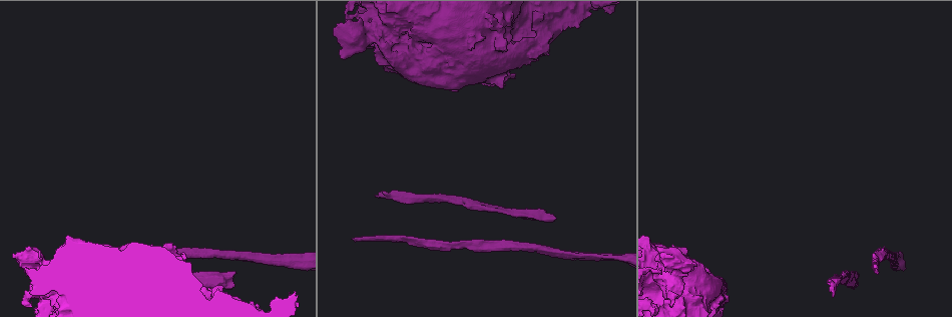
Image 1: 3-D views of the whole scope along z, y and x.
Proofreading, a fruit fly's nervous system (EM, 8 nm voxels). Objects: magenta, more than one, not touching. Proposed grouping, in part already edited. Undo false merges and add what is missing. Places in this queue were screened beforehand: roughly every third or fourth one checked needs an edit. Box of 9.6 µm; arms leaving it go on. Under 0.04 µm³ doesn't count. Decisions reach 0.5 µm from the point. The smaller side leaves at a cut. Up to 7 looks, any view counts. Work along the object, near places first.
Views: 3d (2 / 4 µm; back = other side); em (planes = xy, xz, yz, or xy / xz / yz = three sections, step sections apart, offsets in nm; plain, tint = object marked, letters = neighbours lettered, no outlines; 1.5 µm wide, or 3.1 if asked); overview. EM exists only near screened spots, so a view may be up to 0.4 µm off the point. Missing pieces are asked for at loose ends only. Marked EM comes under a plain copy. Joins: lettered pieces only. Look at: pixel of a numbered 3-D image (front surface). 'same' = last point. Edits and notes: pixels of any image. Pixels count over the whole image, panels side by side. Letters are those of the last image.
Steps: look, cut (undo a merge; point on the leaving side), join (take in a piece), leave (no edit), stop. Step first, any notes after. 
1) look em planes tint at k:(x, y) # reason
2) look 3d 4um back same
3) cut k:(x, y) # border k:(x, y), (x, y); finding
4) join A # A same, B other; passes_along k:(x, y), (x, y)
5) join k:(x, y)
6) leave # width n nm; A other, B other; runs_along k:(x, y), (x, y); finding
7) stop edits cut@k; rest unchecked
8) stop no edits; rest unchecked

look 3d 4um at 1:(876, 271) # long arm stops here

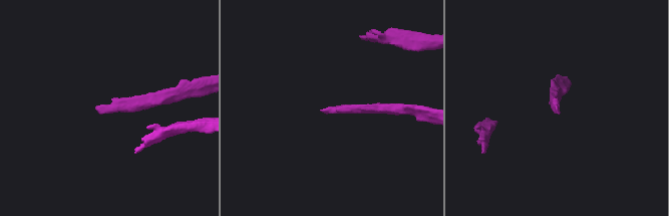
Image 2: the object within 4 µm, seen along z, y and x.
look em planes letters at 2:(557, 107) # shape alone is not enough

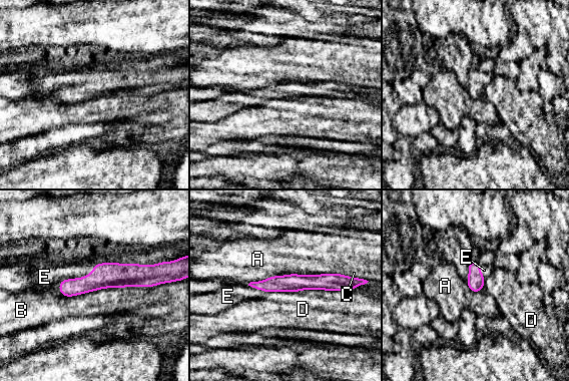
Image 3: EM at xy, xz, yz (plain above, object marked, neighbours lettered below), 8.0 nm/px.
join E # A other, B other, C other, D other, E same; passes_along 3:(107, 275), (76, 278), (45, 277); it goes on there

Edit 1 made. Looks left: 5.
look overview

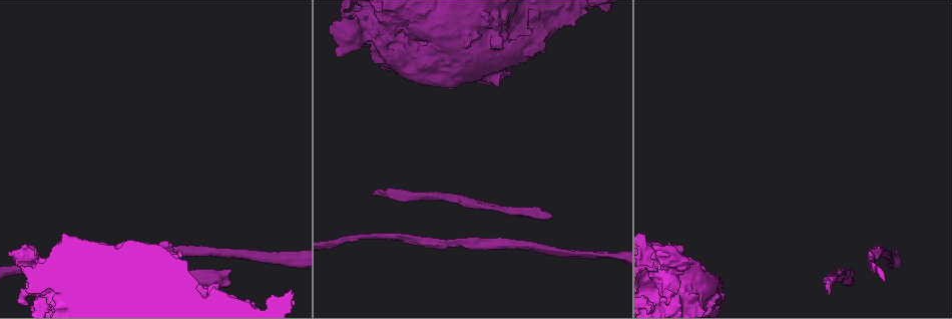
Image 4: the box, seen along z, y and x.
look em planes letters at 4:(666, 302) # thick end

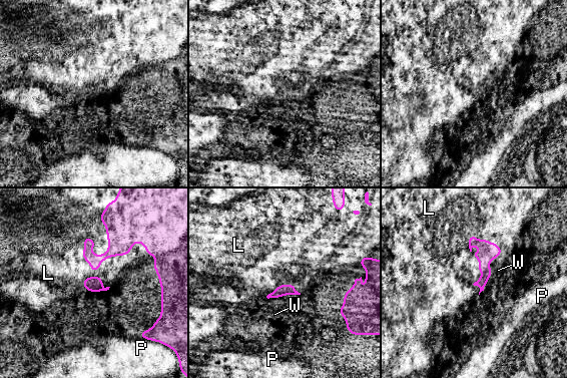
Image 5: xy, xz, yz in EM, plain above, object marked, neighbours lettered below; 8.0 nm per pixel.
leave # L other, P other, W other; border 5:(99, 215), (159, 283); none of them fits

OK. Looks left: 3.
look em xz step 8 tint at 4:(848, 277) # sudden change in width

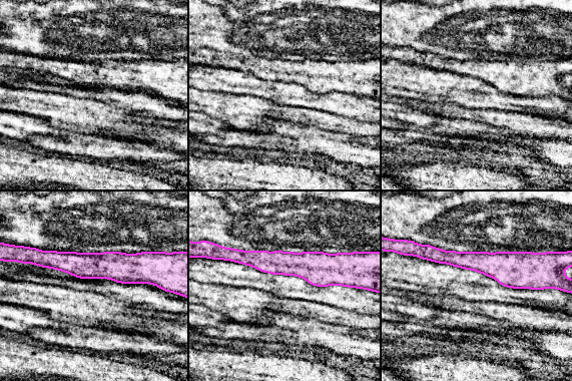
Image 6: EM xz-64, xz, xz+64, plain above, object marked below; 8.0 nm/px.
look em planes tint same # cut it another way

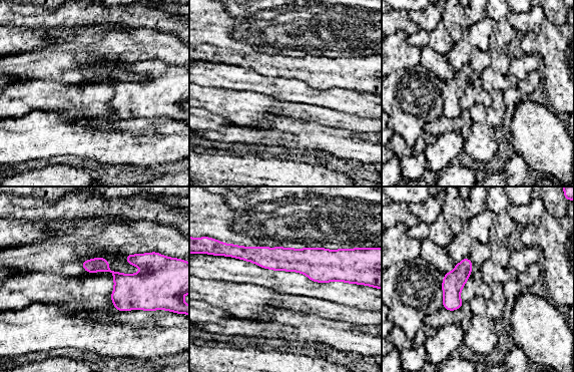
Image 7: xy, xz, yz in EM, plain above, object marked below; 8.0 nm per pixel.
look em planes letters same # see the neighbours

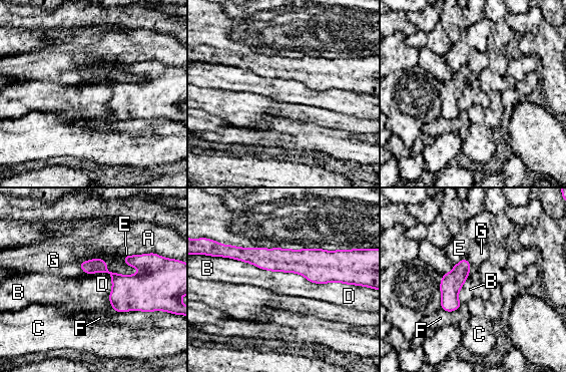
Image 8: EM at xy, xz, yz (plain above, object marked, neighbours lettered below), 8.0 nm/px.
leave # A other, B other, C other, D other, E other, F other, G other; runs_along 8:(212, 251), (308, 262), (329, 277); continuous, no second neuron

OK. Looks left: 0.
stop edits join@3; rest unchecked

